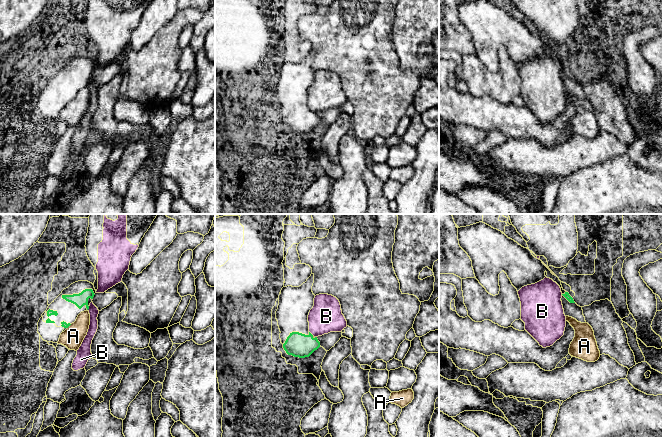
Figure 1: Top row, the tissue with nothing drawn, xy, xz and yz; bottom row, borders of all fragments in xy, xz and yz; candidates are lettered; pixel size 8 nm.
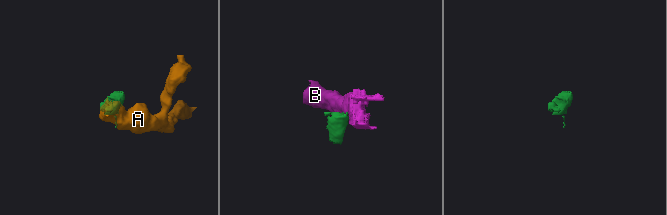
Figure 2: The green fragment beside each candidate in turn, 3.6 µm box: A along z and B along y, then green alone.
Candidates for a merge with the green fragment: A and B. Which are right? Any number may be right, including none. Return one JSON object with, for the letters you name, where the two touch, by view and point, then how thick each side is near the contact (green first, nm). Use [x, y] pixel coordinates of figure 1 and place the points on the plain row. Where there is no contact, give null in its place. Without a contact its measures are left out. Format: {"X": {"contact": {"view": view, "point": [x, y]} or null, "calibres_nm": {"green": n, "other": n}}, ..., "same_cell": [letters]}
{"same_cell": []}

